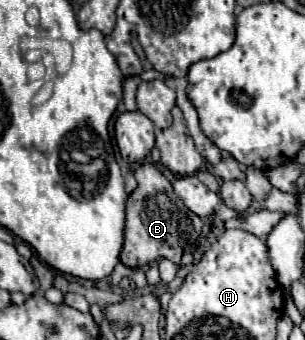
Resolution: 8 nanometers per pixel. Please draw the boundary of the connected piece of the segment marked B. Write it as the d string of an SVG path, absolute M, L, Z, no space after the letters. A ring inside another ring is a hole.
M149 162L137 166L133 172L139 186L127 198L127 224L121 250L121 262L129 268L143 268L157 258L179 262L183 252L193 250L203 228L203 220L187 210L175 196L171 182Z

